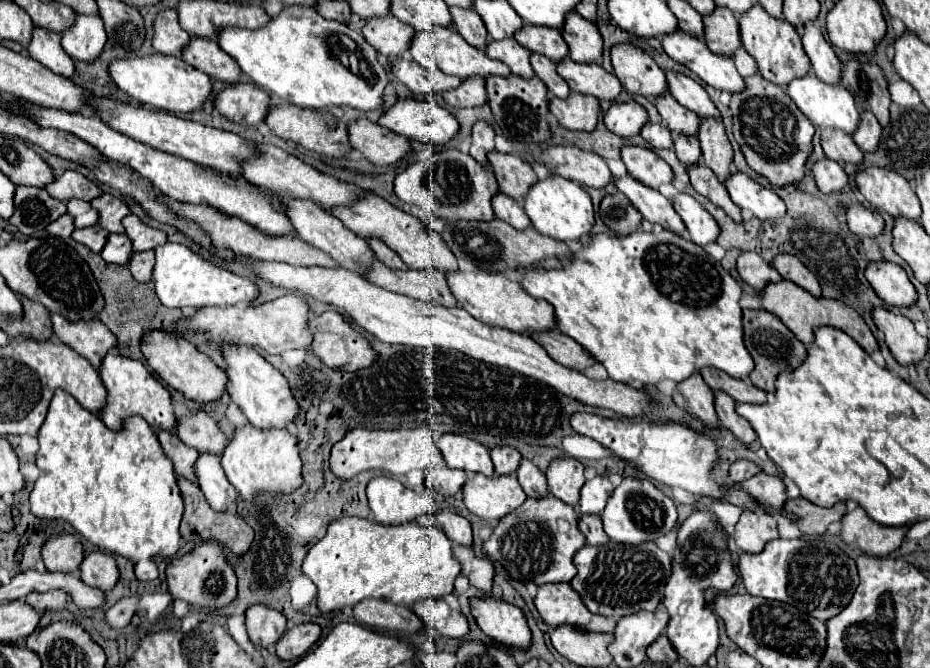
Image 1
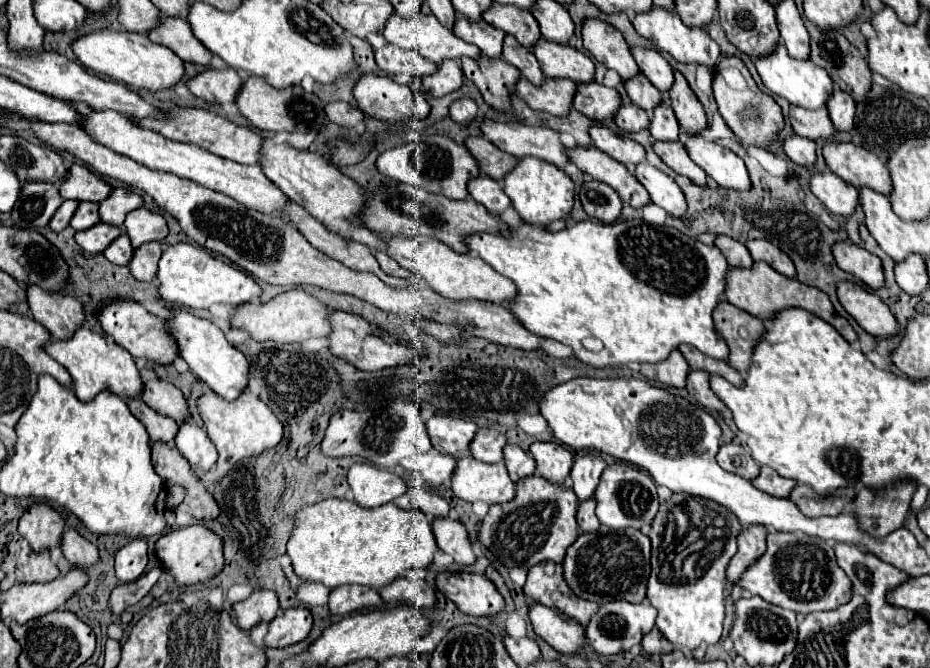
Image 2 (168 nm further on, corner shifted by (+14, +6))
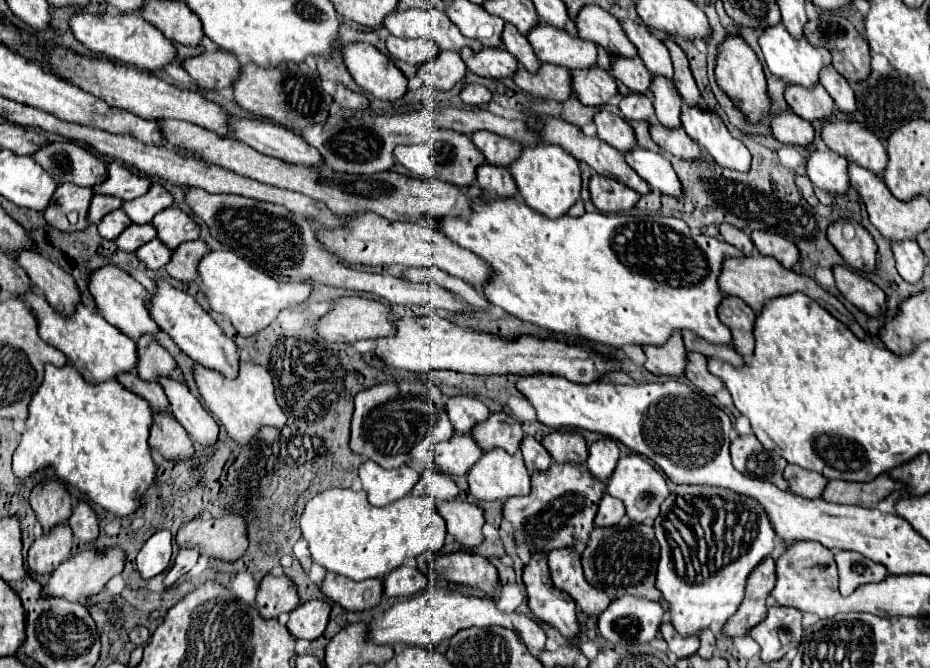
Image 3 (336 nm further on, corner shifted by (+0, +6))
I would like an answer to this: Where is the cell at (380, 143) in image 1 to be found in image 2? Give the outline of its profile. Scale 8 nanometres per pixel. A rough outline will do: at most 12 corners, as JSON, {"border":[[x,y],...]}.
{"border":[[345,101],[327,103],[325,113],[333,123],[355,127],[363,111]]}

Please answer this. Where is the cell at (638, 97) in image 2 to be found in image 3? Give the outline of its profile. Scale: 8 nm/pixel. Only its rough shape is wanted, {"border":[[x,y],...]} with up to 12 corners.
{"border":[[615,57],[613,75],[635,93],[651,93],[653,75],[639,57]]}

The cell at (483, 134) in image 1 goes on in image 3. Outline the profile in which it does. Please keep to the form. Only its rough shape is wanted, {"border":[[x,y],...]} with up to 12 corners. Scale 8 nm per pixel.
{"border":[[465,85],[459,95],[465,105],[479,107],[491,101],[483,85]]}

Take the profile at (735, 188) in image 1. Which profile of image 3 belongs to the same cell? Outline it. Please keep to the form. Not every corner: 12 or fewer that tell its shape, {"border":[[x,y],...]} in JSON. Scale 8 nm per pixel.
{"border":[[687,105],[683,129],[715,159],[741,173],[751,153],[717,113]]}

